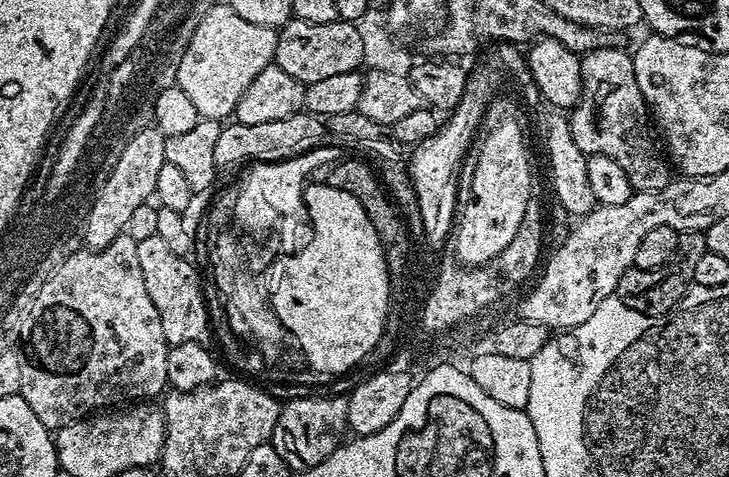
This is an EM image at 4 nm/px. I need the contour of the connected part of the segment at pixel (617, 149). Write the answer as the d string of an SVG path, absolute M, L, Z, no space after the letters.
M623 47L599 48L593 52L585 52L580 56L580 103L570 112L570 123L572 134L578 150L582 150L584 155L605 156L614 158L622 170L626 170L626 178L630 178L630 186L636 192L657 192L665 188L670 182L668 168L670 164L663 156L656 152L651 152L648 147L652 144L652 136L648 133L648 122L650 123L650 113L641 90L638 88L634 74L634 62L628 52L624 53Z

